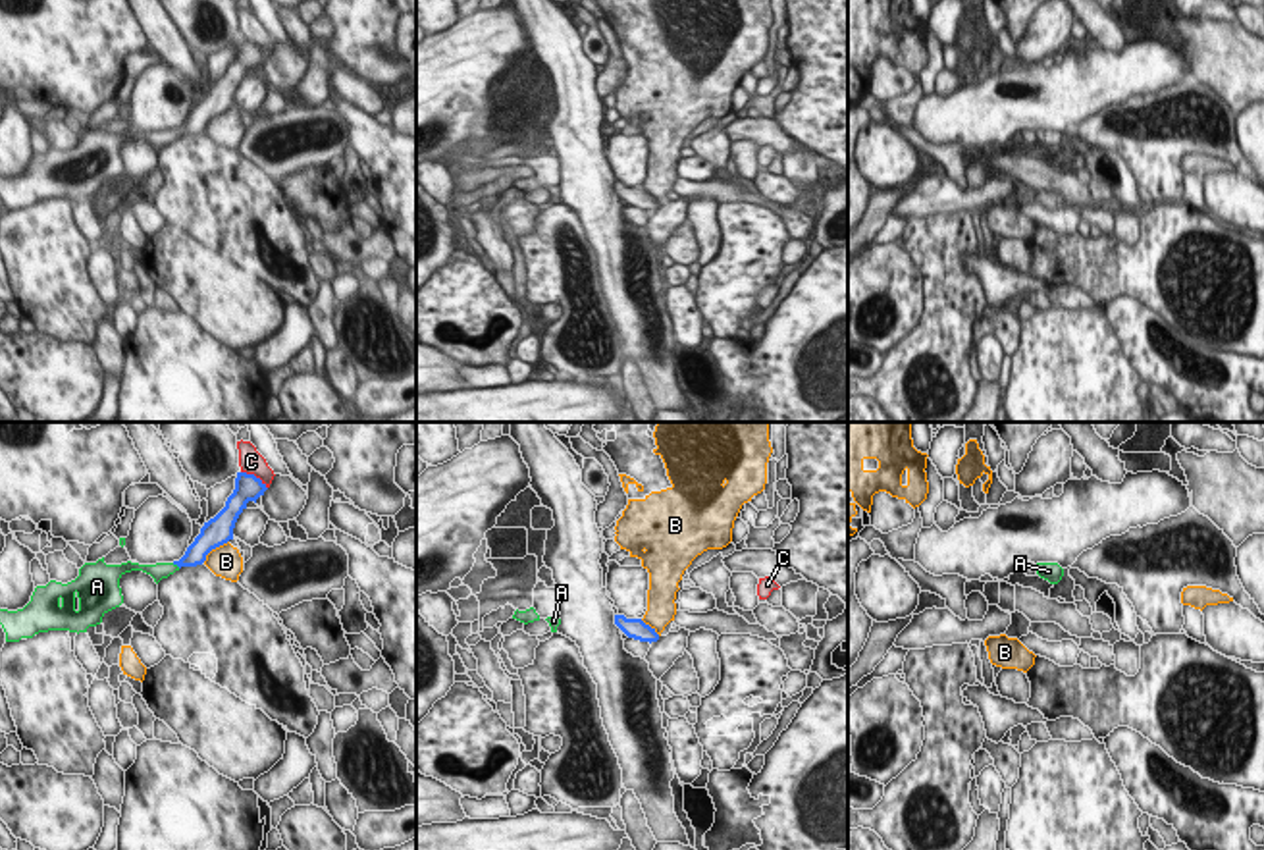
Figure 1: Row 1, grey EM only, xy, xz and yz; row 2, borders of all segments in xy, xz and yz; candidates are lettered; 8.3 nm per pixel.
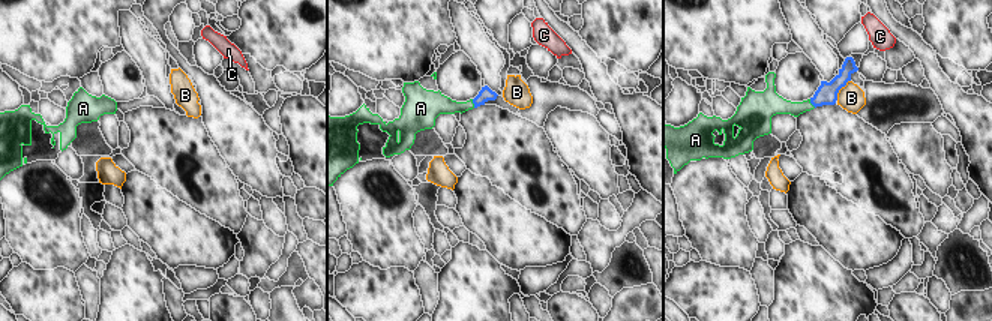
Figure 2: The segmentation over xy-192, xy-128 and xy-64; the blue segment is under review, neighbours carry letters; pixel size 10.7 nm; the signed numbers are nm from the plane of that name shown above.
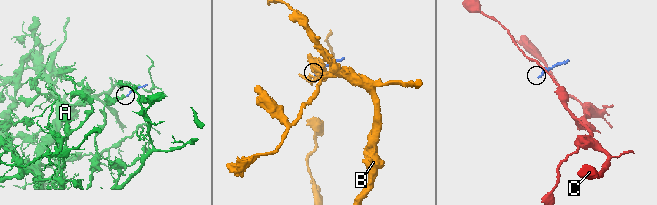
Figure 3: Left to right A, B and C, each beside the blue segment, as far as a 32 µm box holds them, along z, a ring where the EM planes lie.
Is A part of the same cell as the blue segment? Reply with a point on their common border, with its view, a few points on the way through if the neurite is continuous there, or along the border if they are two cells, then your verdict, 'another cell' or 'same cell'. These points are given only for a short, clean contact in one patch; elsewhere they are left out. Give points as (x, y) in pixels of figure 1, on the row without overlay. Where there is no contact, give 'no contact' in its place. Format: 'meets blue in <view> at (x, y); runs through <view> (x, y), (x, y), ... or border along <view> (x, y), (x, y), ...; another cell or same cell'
meets blue in xy at (176, 132); runs through xy (197, 120), (189, 128), (176, 132), (158, 139); same cell

